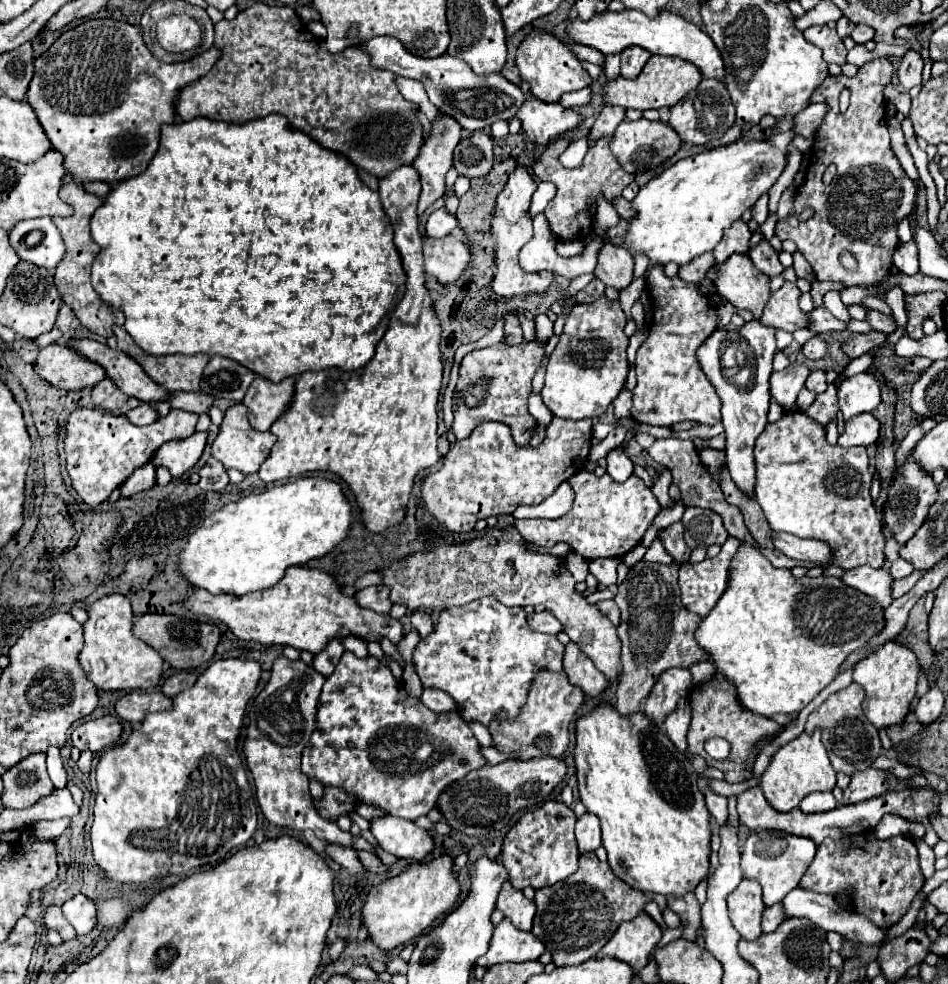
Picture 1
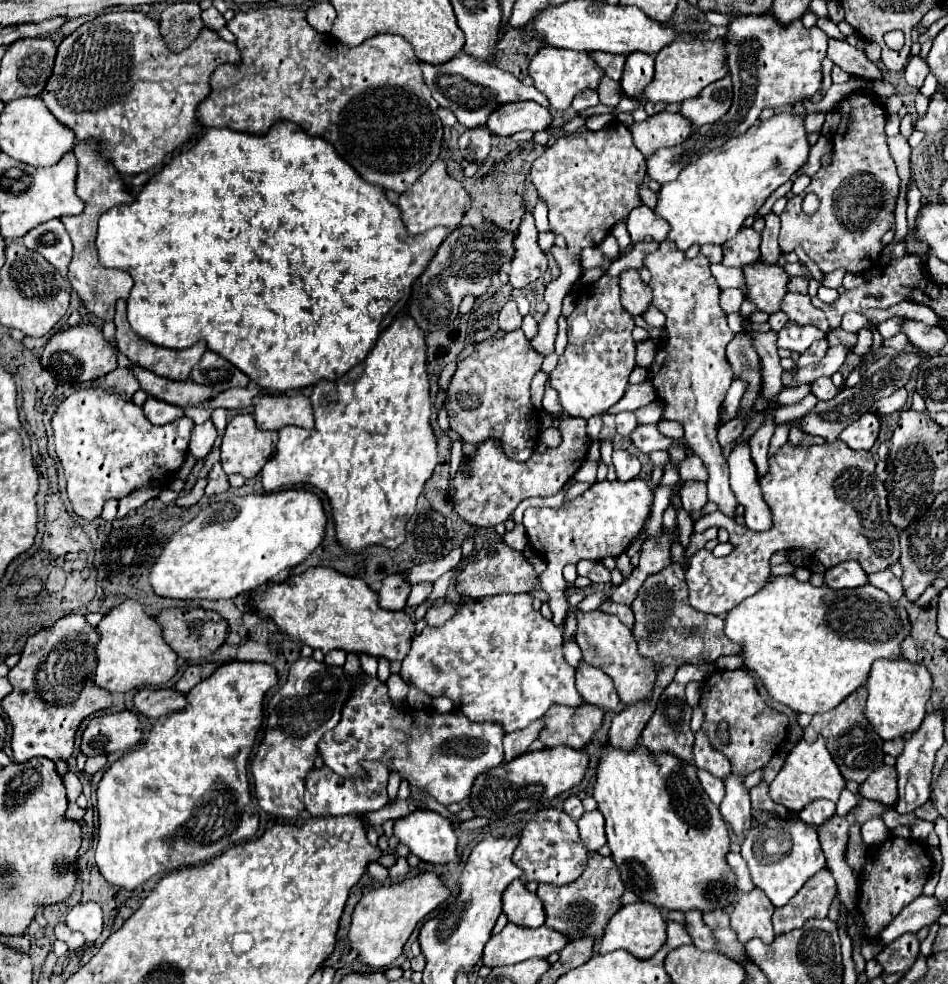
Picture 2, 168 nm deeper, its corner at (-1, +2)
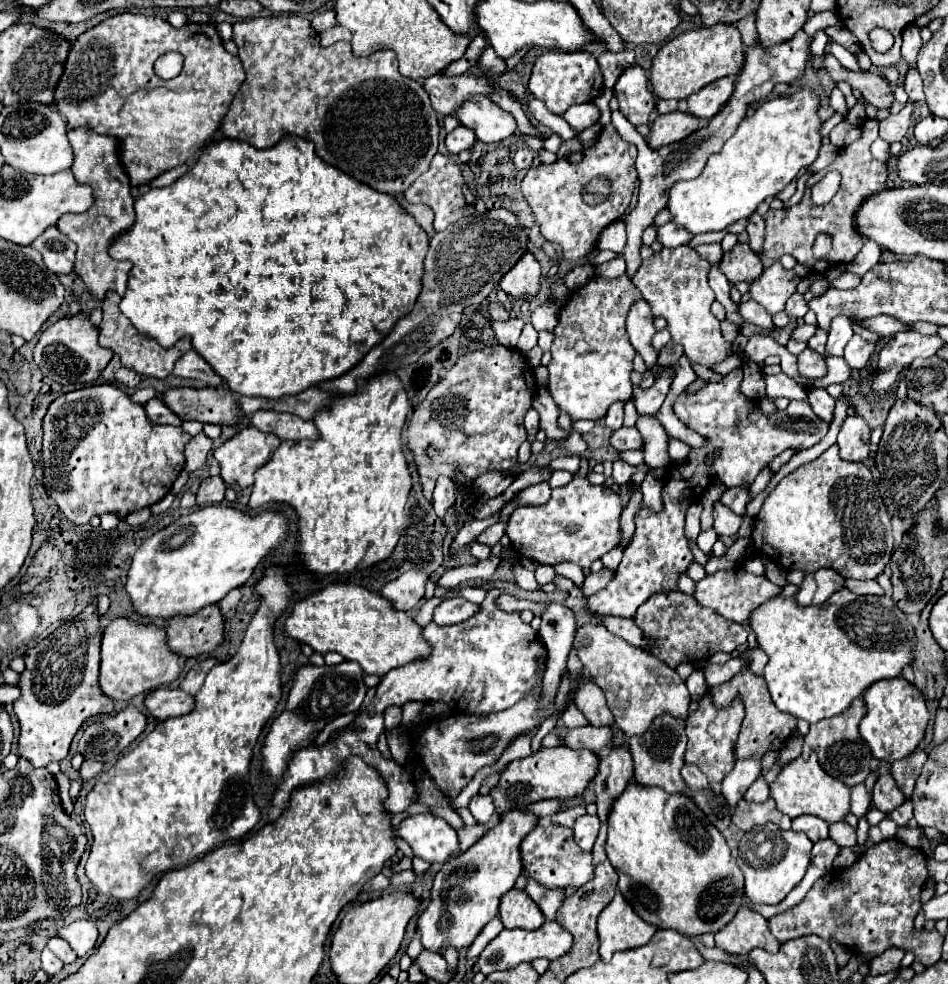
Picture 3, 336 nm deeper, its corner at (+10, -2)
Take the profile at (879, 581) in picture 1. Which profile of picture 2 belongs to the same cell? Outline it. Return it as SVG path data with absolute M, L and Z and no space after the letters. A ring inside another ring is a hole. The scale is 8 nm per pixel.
M839 562L833 568L825 570L825 586L831 590L843 590L843 588L857 588L867 582L867 574L863 568L859 568L859 562Z

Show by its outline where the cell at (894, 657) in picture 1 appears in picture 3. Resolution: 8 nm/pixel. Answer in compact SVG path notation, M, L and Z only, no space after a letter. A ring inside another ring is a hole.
M898 676L896 680L878 680L872 688L868 688L868 692L864 692L862 698L866 704L866 714L860 722L860 736L868 742L878 760L894 762L918 748L930 718L926 700L920 696L920 688Z

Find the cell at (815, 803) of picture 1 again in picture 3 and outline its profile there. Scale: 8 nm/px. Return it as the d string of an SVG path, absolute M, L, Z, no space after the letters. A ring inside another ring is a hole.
M812 814L794 818L792 820L792 830L804 832L812 842L818 842L820 838L828 836L828 824L824 824L824 820L820 820L818 816L812 816Z

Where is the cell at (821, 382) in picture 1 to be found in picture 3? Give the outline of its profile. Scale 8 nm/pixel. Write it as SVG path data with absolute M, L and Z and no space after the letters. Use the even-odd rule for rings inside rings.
M810 388L808 390L808 402L810 402L812 410L816 412L816 416L820 416L826 422L832 420L832 414L834 414L834 398L824 388Z

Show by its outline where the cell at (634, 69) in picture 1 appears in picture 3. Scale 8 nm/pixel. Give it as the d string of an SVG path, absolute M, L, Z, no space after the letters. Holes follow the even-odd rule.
M638 64L628 66L618 78L614 86L614 94L618 98L620 112L628 118L630 124L640 126L650 122L650 114L654 110L656 100L650 92L648 78L642 66Z

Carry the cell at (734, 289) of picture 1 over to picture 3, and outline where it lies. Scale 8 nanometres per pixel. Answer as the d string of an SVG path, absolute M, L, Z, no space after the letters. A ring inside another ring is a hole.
M774 262L758 280L750 284L748 292L750 298L764 306L768 314L776 314L784 310L784 304L796 292L798 282L800 278L794 274L794 270L786 270L780 262Z

